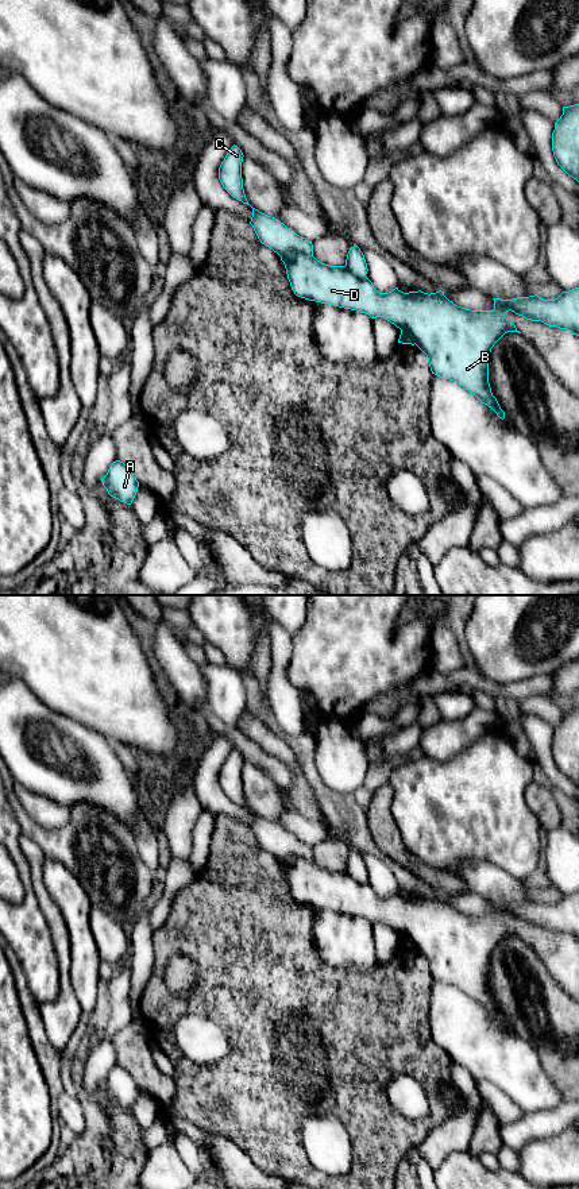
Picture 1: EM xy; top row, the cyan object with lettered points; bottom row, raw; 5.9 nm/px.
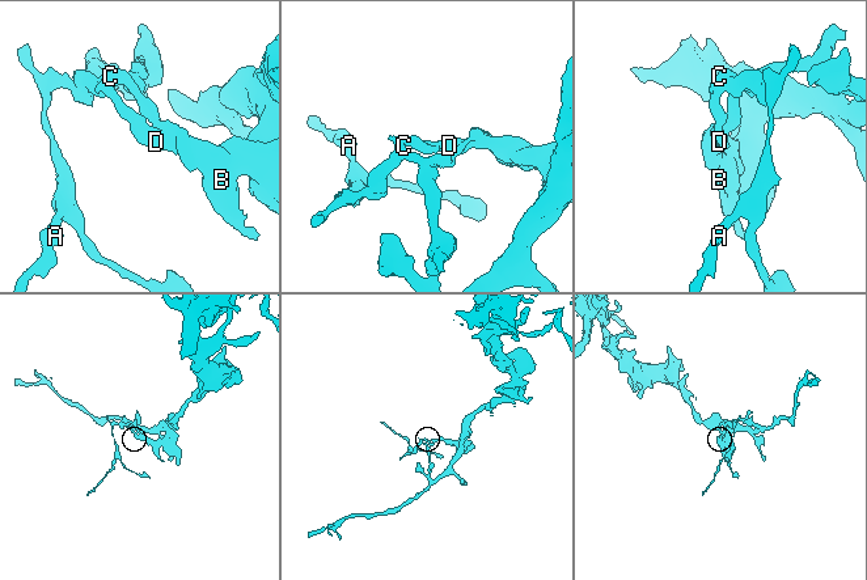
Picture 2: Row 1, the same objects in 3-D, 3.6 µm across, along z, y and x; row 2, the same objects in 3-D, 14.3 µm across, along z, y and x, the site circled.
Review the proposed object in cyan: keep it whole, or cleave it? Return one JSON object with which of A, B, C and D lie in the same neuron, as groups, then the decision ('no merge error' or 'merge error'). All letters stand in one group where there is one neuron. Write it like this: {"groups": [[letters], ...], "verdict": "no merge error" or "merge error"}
{"groups": [["A", "C"], ["B", "D"]], "verdict": "merge error"}

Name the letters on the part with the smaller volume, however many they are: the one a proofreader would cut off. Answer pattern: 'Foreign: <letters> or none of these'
Foreign: A, C

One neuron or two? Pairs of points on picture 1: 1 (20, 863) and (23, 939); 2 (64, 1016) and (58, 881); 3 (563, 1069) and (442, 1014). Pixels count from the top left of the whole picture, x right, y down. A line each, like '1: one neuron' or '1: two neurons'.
1: one neuron
2: two neurons
3: two neurons

